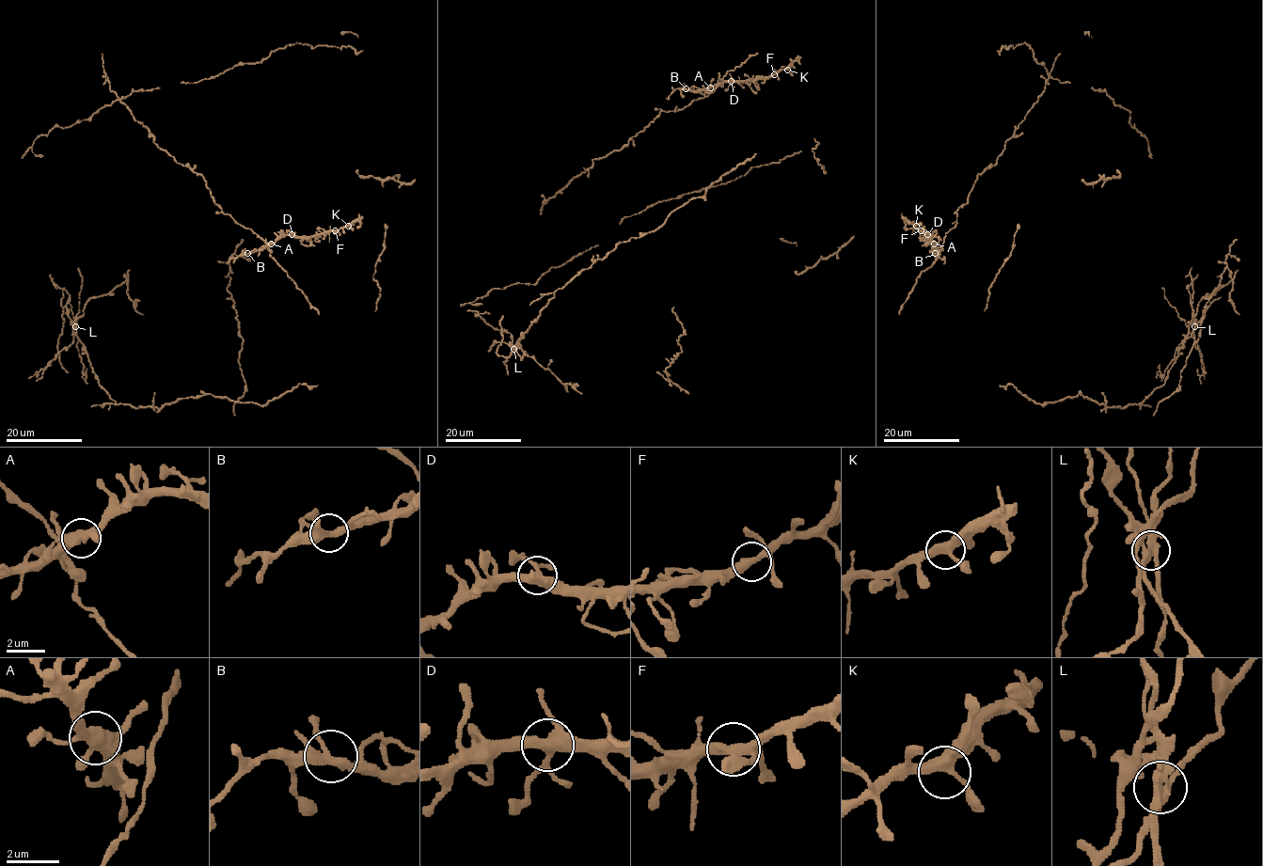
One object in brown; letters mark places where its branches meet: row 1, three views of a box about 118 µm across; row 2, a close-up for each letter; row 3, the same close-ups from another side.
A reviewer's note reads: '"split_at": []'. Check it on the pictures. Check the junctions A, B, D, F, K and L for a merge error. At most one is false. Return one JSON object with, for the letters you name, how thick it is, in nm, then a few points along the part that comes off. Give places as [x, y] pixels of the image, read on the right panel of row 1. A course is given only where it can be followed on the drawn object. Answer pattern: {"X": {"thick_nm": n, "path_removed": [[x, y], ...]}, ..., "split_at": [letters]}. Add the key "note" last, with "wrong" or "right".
{"L": {"thick_nm": 340, "path_removed": [[1194, 326], [1192, 316], [1203, 298], [1231, 281], [1233, 290], [1230, 297], [1239, 314]]}, "split_at": ["L"], "note": "wrong"}

